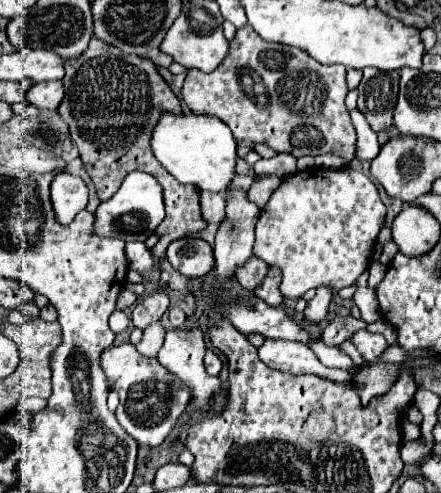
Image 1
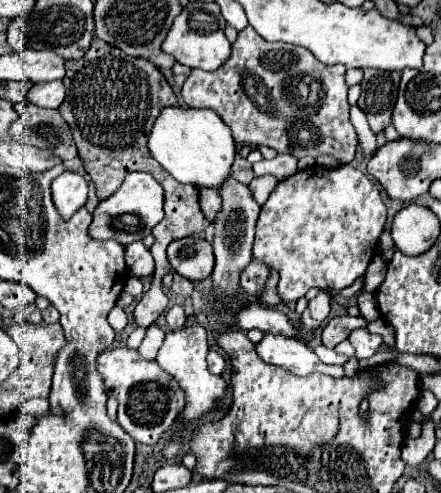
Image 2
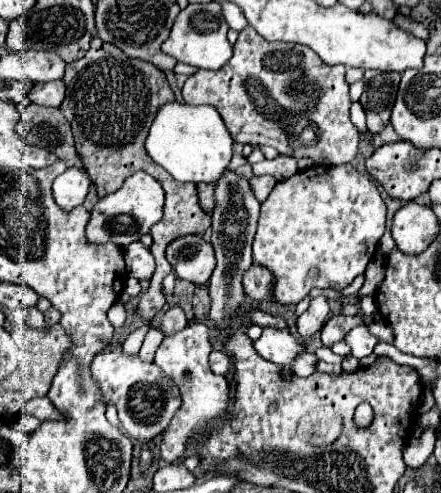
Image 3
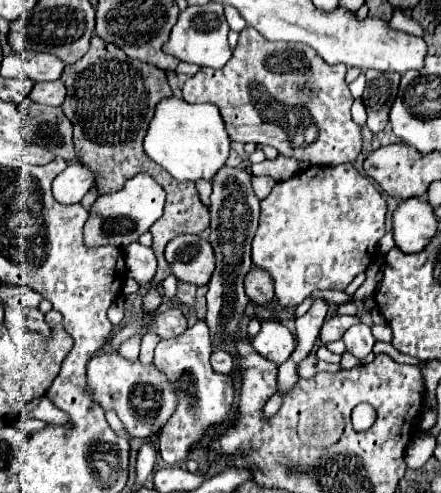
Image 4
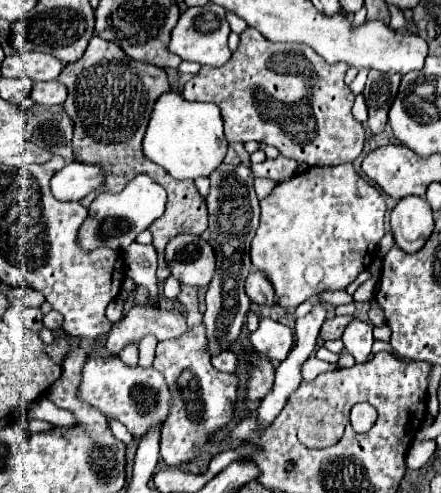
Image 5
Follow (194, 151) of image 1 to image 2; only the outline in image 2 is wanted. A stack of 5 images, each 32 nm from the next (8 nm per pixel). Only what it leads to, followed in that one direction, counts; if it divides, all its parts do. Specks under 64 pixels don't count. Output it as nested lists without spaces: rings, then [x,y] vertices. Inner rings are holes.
[[[164,108],[154,122],[152,134],[148,138],[150,154],[168,170],[178,182],[194,184],[198,188],[220,190],[220,186],[232,174],[232,162],[236,156],[236,142],[228,126],[208,110],[192,108]]]

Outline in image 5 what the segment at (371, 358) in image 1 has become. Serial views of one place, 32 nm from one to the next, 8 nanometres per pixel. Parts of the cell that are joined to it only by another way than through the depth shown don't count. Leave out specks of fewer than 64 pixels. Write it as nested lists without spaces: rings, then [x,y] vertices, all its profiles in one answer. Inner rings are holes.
[[[354,320],[344,336],[342,336],[342,342],[346,346],[346,350],[356,358],[356,362],[366,362],[370,350],[372,350],[372,344],[374,344],[374,336],[372,336],[372,328],[370,324],[366,322],[360,322],[360,320]]]

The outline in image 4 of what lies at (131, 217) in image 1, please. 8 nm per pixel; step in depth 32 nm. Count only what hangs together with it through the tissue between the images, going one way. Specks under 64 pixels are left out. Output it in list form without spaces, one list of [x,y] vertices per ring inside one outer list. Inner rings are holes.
[[[144,172],[132,176],[122,190],[98,196],[98,200],[90,210],[90,218],[84,226],[84,242],[88,246],[112,244],[124,250],[128,244],[136,242],[144,232],[148,232],[148,228],[162,216],[164,200],[166,200],[166,192],[152,176]]]

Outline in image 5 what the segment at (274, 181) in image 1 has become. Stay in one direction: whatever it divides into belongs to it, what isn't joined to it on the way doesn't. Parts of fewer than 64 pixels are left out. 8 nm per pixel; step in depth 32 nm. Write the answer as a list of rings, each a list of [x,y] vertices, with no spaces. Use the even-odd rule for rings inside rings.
[[[254,178],[254,190],[260,198],[266,198],[274,186],[276,186],[276,182],[272,182],[270,178]]]

